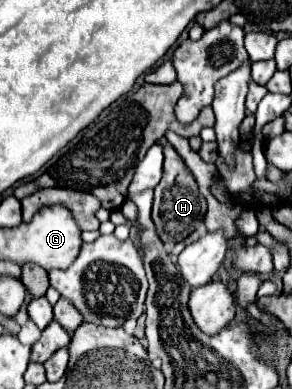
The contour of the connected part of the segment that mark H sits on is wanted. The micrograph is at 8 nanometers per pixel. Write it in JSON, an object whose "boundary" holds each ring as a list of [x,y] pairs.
{"boundary":[[[170,143],[164,145],[164,173],[160,183],[154,187],[154,207],[152,207],[152,221],[160,239],[166,245],[176,245],[184,241],[204,219],[206,215],[206,199],[198,189],[198,183],[190,169],[184,165],[182,157],[174,151]]]}

